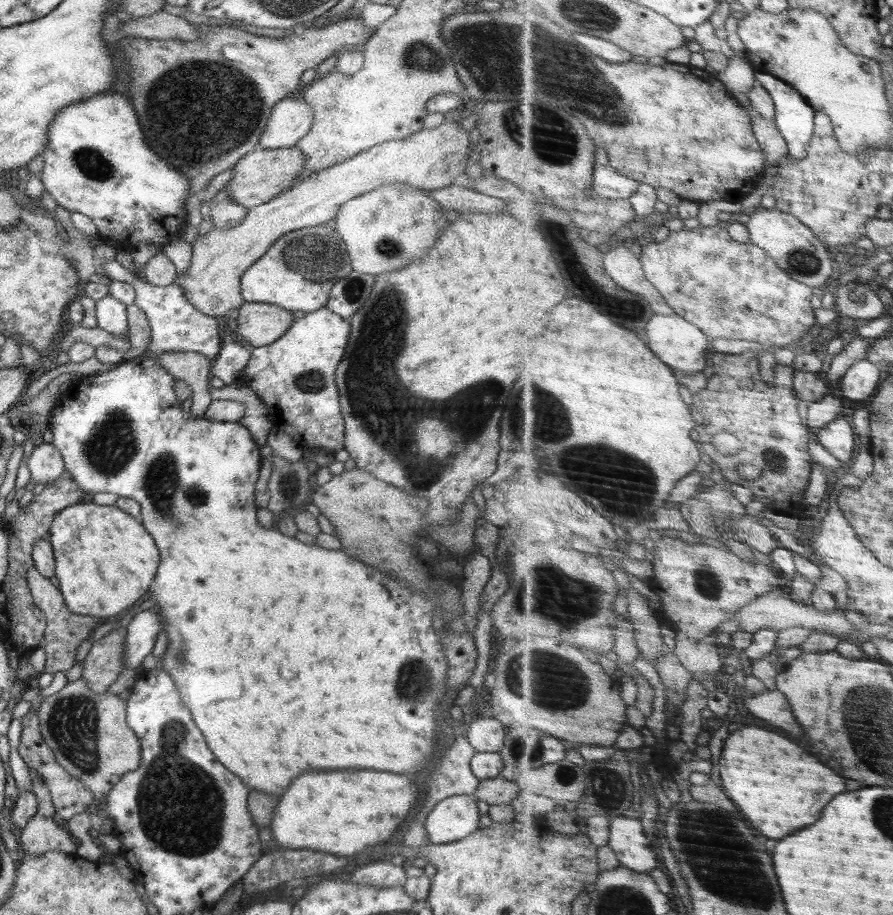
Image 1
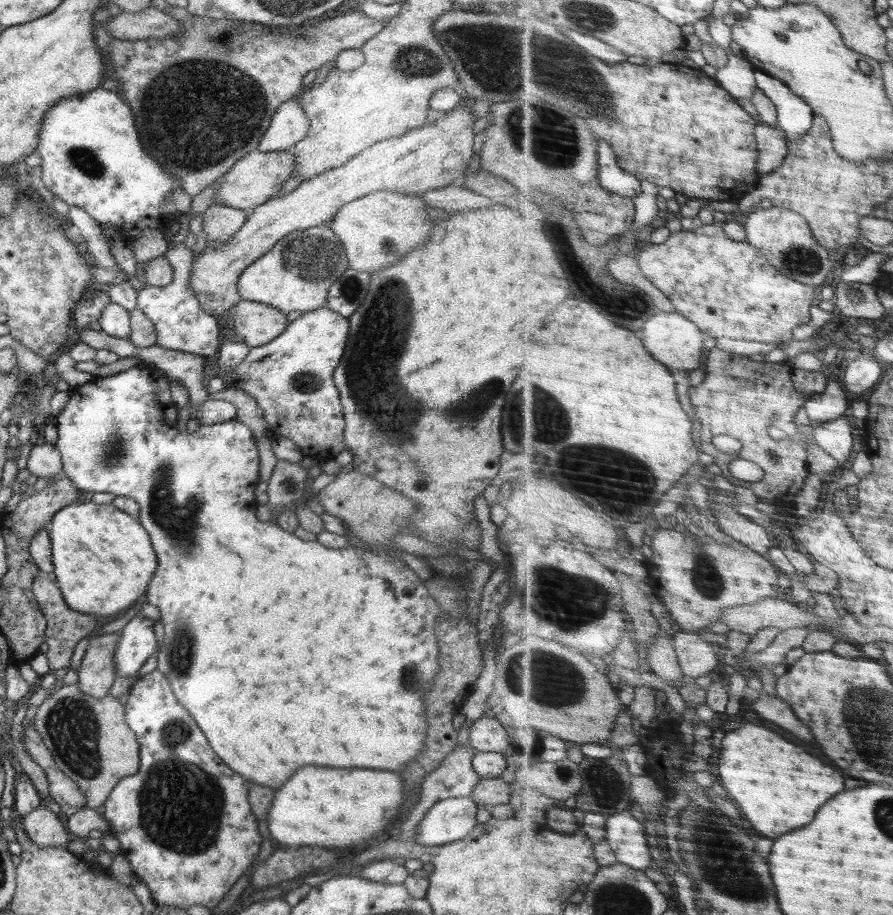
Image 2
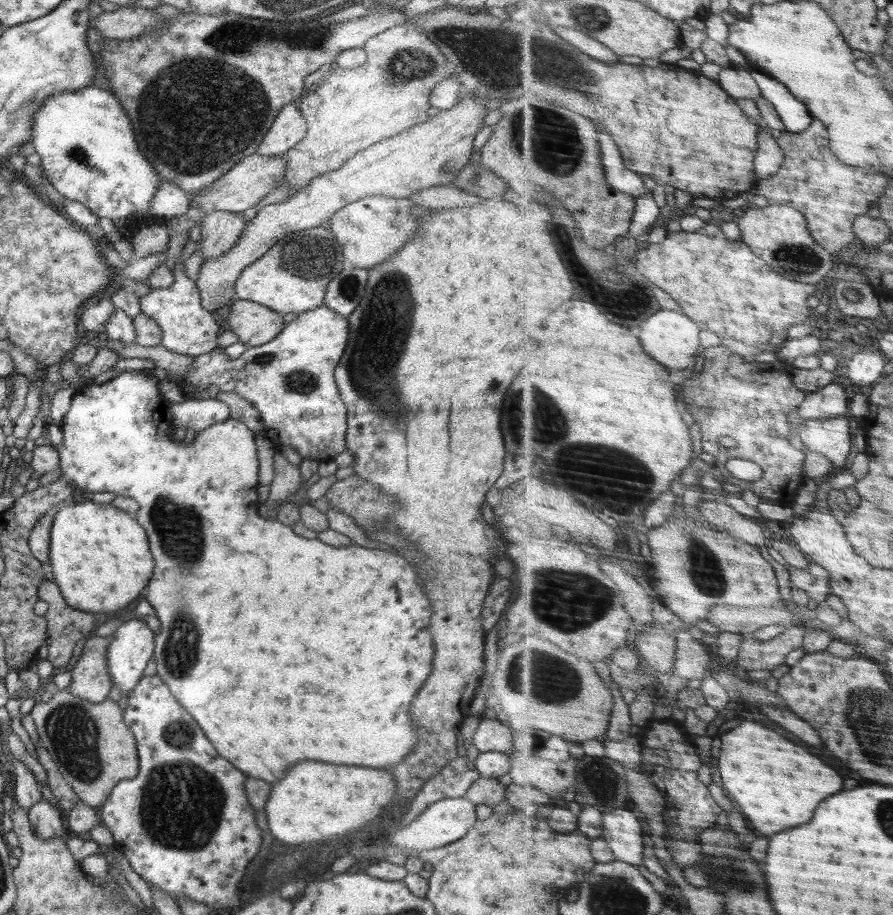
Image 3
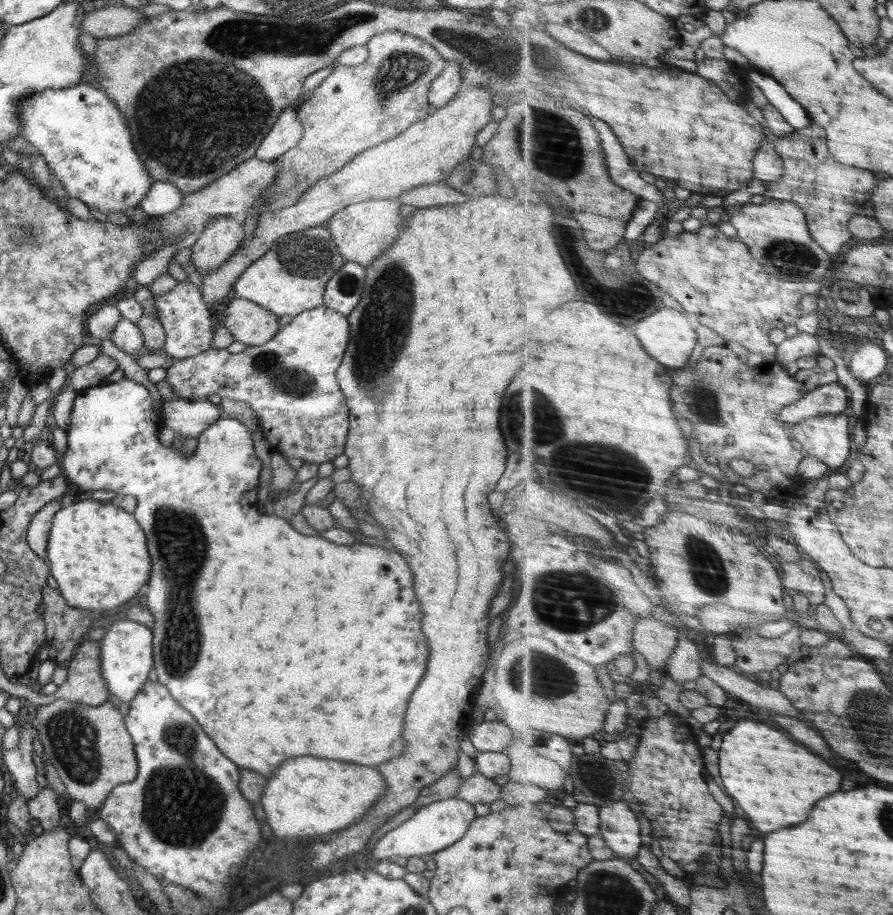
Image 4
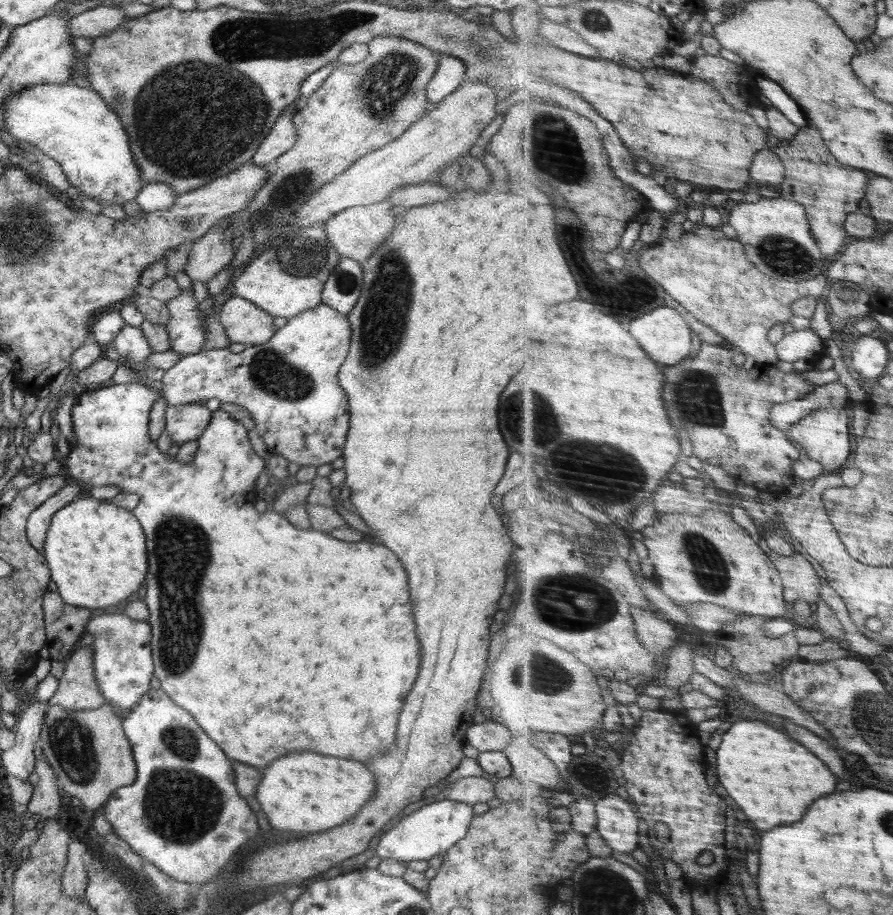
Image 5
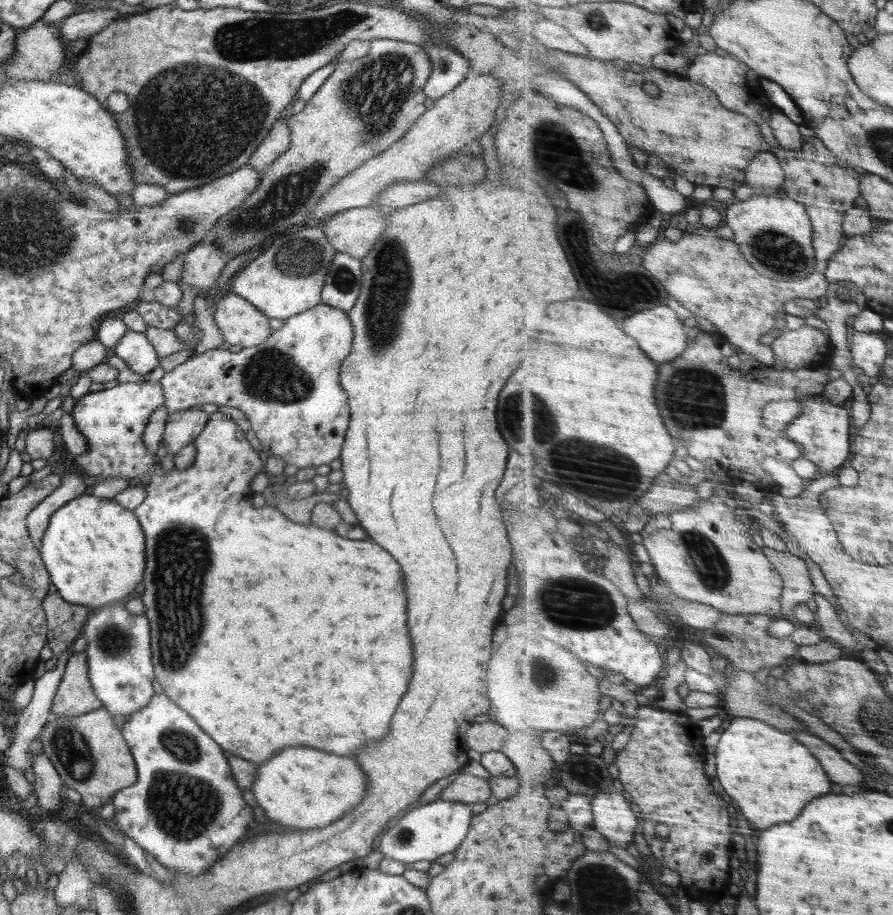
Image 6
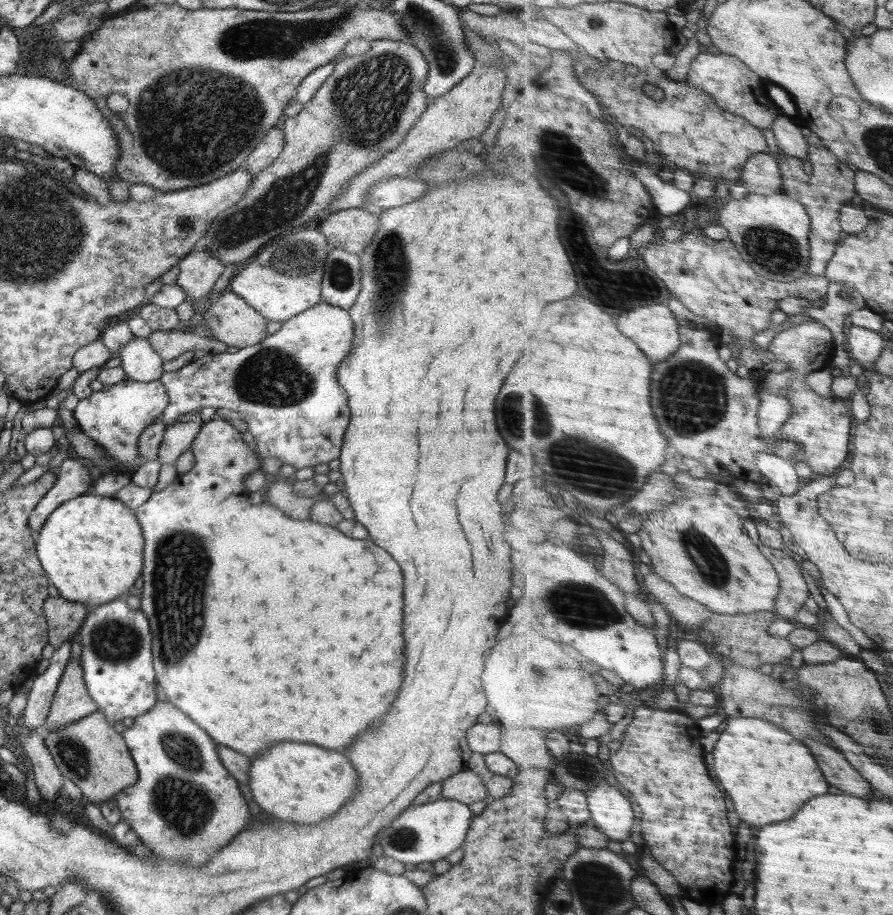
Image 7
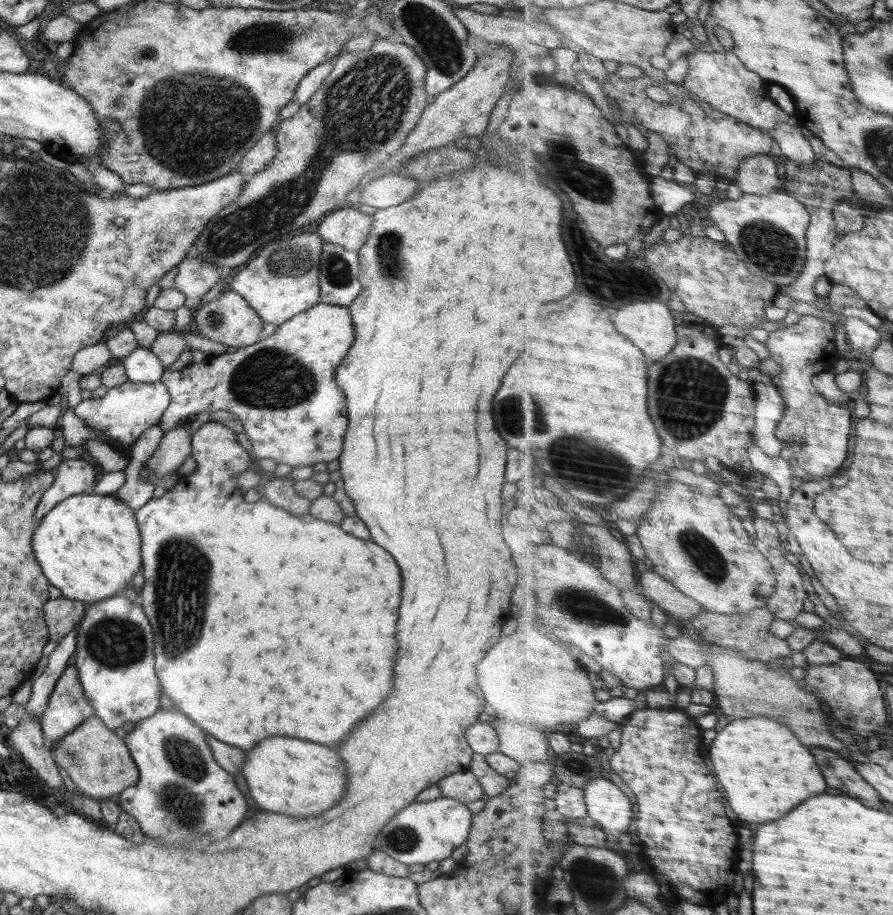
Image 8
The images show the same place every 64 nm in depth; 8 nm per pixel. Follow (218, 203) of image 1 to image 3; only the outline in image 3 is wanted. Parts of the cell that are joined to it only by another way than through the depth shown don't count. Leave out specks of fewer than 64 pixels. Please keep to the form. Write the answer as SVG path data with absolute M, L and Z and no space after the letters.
M210 211L202 216L201 239L197 249L202 251L202 264L206 260L216 260L218 256L233 247L245 227L241 213L228 211Z

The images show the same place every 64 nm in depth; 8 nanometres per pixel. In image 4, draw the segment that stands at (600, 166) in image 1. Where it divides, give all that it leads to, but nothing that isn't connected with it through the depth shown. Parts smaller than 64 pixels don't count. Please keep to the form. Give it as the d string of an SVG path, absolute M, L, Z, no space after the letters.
M592 116L591 119L595 121L596 128L599 129L603 137L607 163L615 183L635 192L643 200L657 202L660 206L664 204L664 201L667 202L663 191L660 191L652 182L647 181L642 172L636 170L634 161L627 153L627 149L619 136L614 132L613 126L597 116Z

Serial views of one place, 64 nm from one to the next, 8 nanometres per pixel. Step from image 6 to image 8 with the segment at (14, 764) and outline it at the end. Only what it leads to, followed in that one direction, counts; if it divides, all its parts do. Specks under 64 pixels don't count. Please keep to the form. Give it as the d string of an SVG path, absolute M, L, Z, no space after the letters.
M77 628L65 634L54 651L48 656L48 664L44 672L35 678L32 684L32 692L25 704L26 712L34 716L40 716L47 707L56 681L59 680L64 669L67 667L70 656L77 649Z

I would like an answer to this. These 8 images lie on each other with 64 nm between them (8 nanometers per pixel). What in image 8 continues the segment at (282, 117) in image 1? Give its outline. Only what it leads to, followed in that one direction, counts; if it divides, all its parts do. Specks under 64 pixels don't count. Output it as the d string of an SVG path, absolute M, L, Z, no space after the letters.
M274 130L268 131L242 157L238 171L243 175L252 175L264 170L278 152Z

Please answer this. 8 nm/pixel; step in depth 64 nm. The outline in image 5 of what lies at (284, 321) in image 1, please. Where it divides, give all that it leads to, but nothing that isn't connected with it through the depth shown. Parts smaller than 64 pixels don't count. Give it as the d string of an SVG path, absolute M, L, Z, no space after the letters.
M240 296L228 298L215 315L231 343L258 346L268 342L276 330L272 316Z

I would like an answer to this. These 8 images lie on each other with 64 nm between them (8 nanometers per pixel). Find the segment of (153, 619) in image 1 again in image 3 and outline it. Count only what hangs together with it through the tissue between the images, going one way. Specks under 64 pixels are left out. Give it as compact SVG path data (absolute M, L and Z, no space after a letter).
M140 619L124 621L113 633L106 653L107 667L114 685L124 694L124 702L144 676L144 668L155 649L155 632Z

